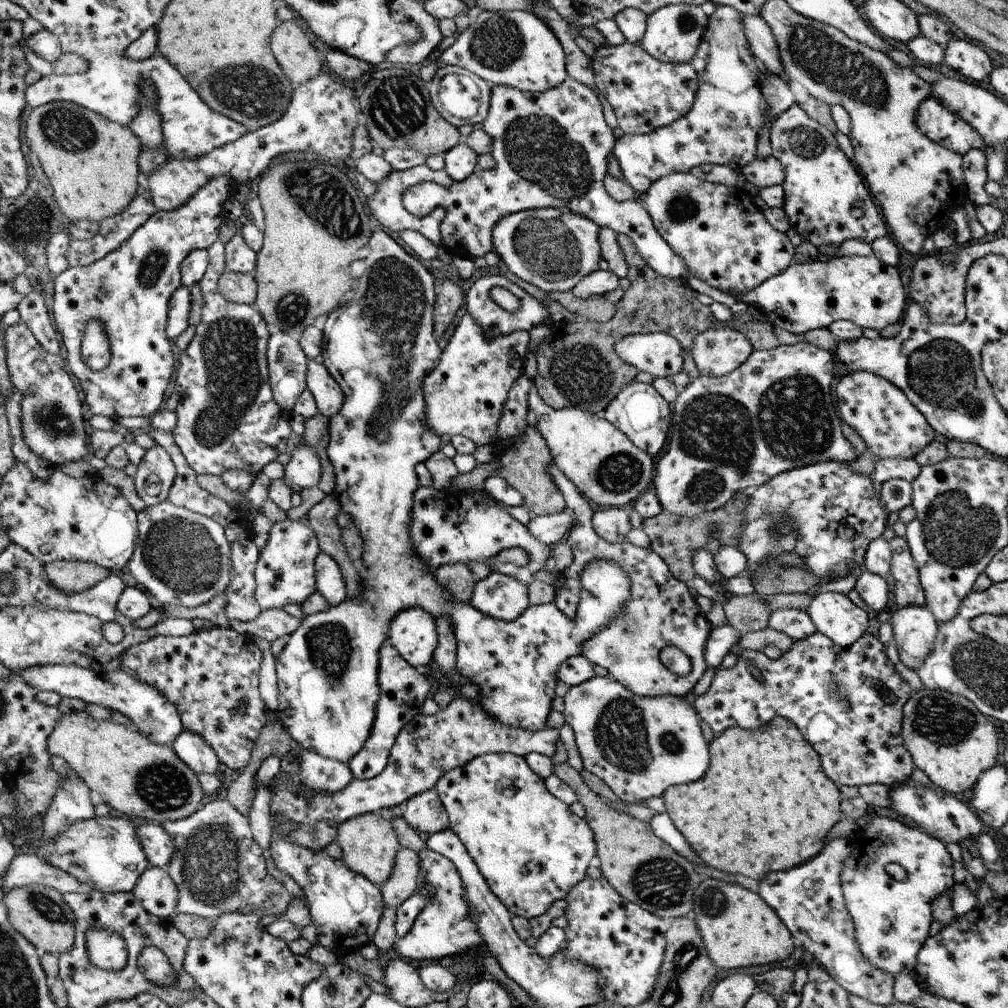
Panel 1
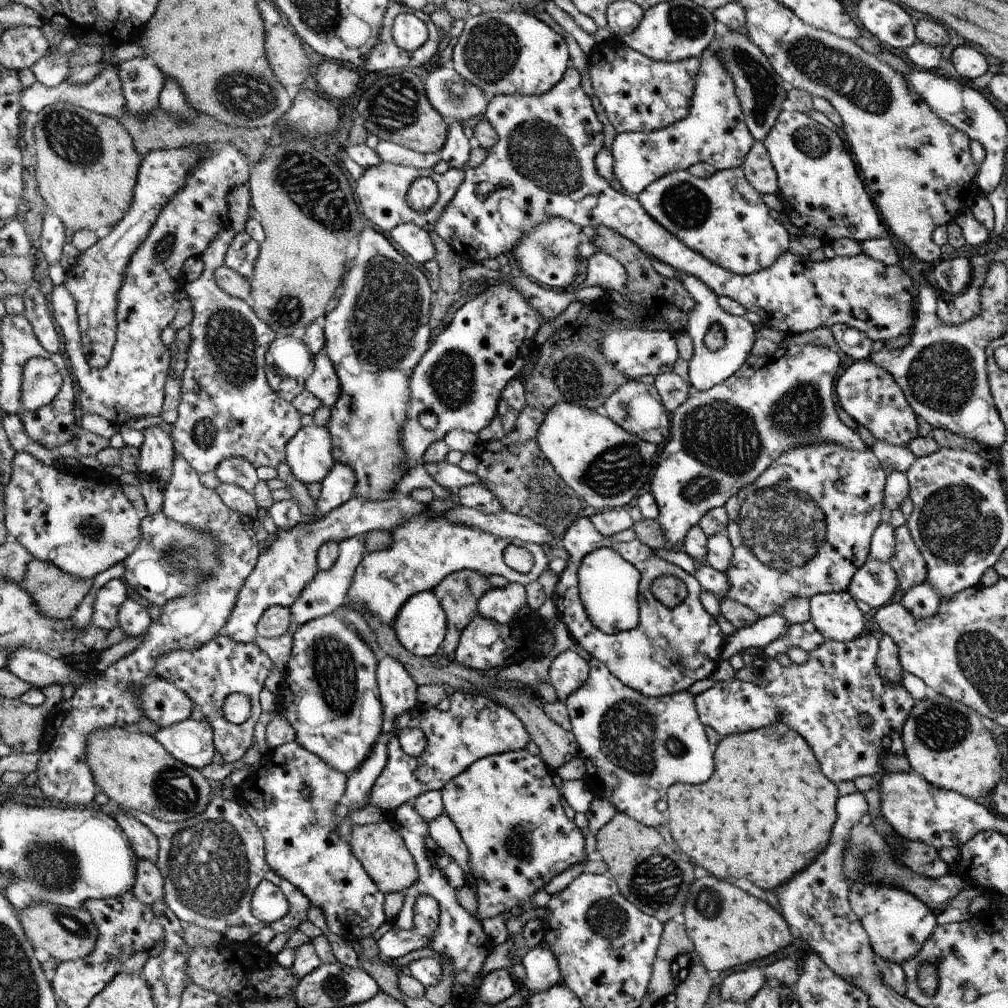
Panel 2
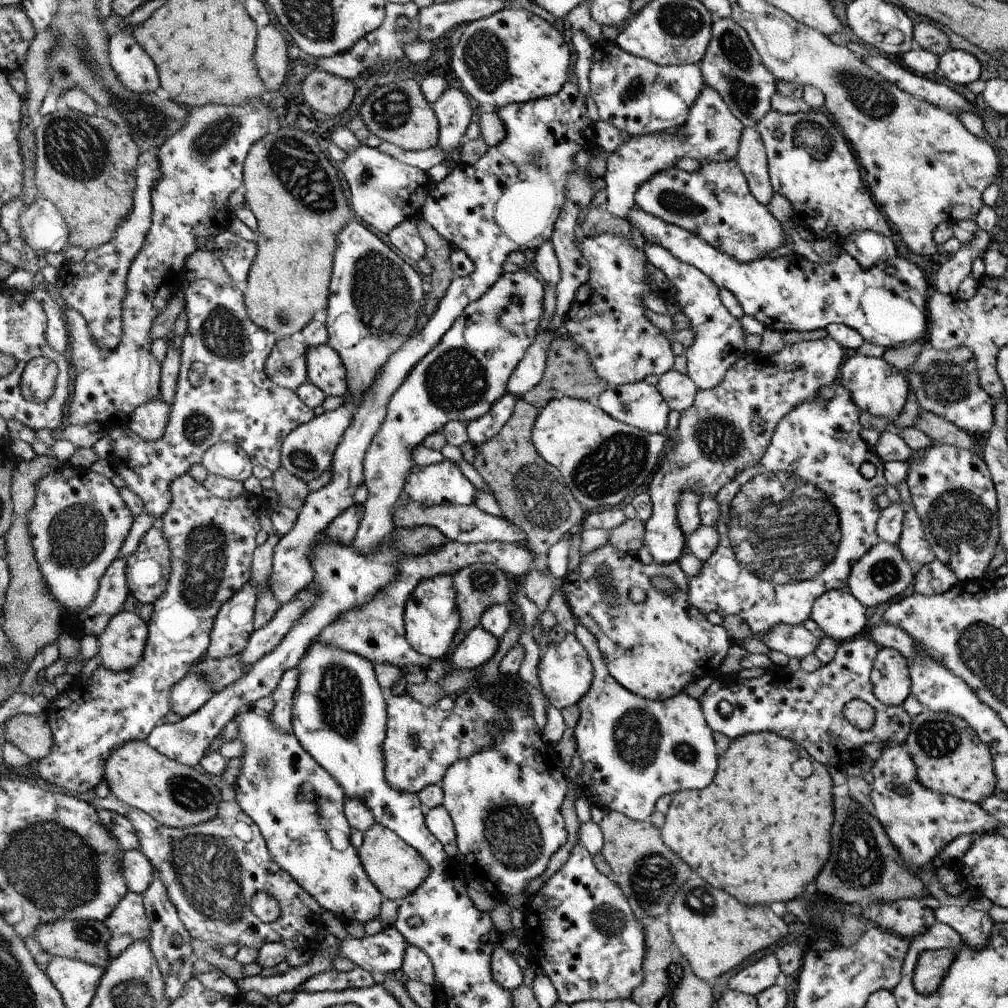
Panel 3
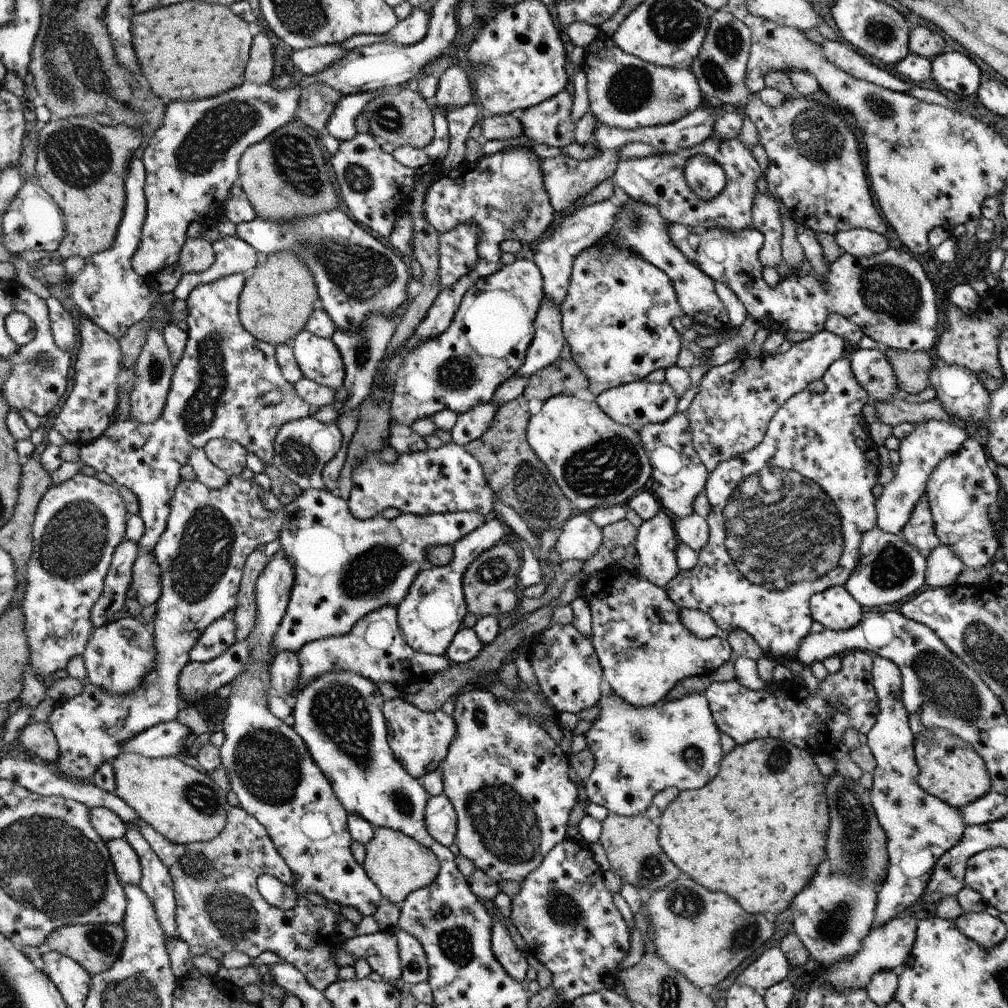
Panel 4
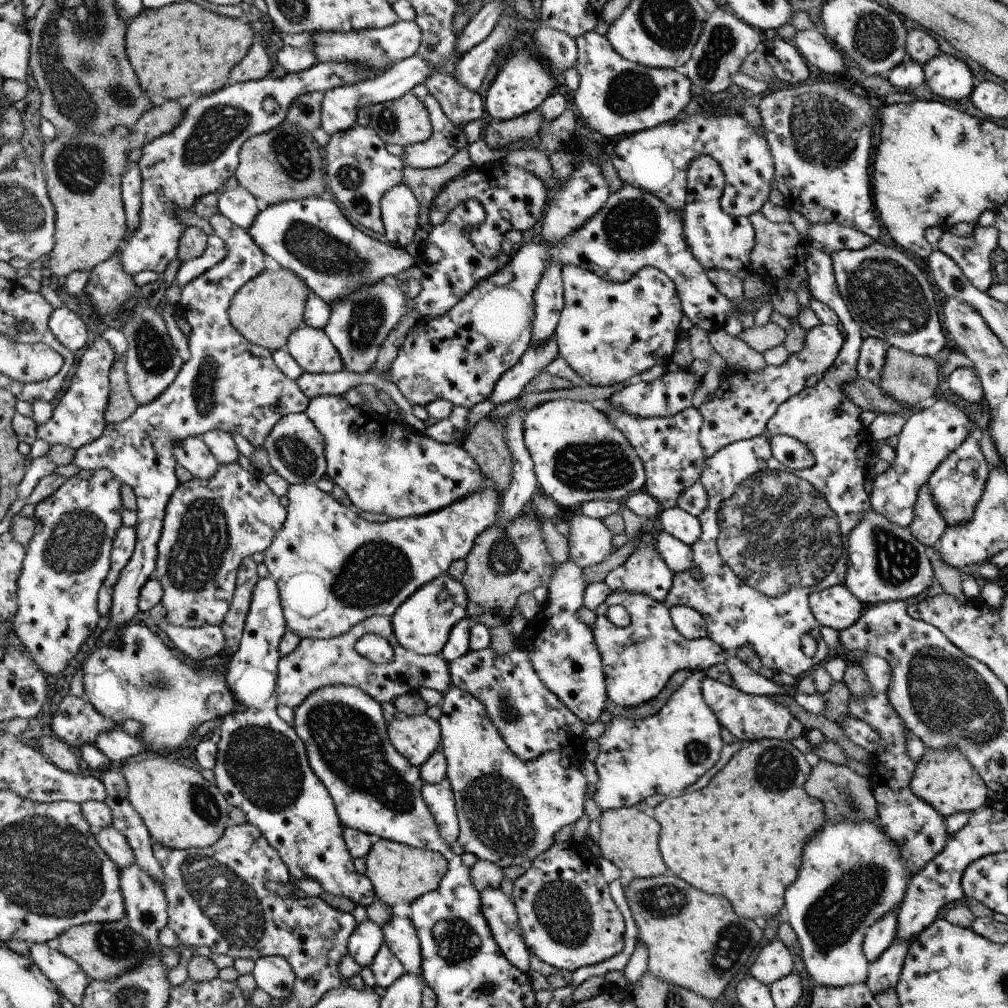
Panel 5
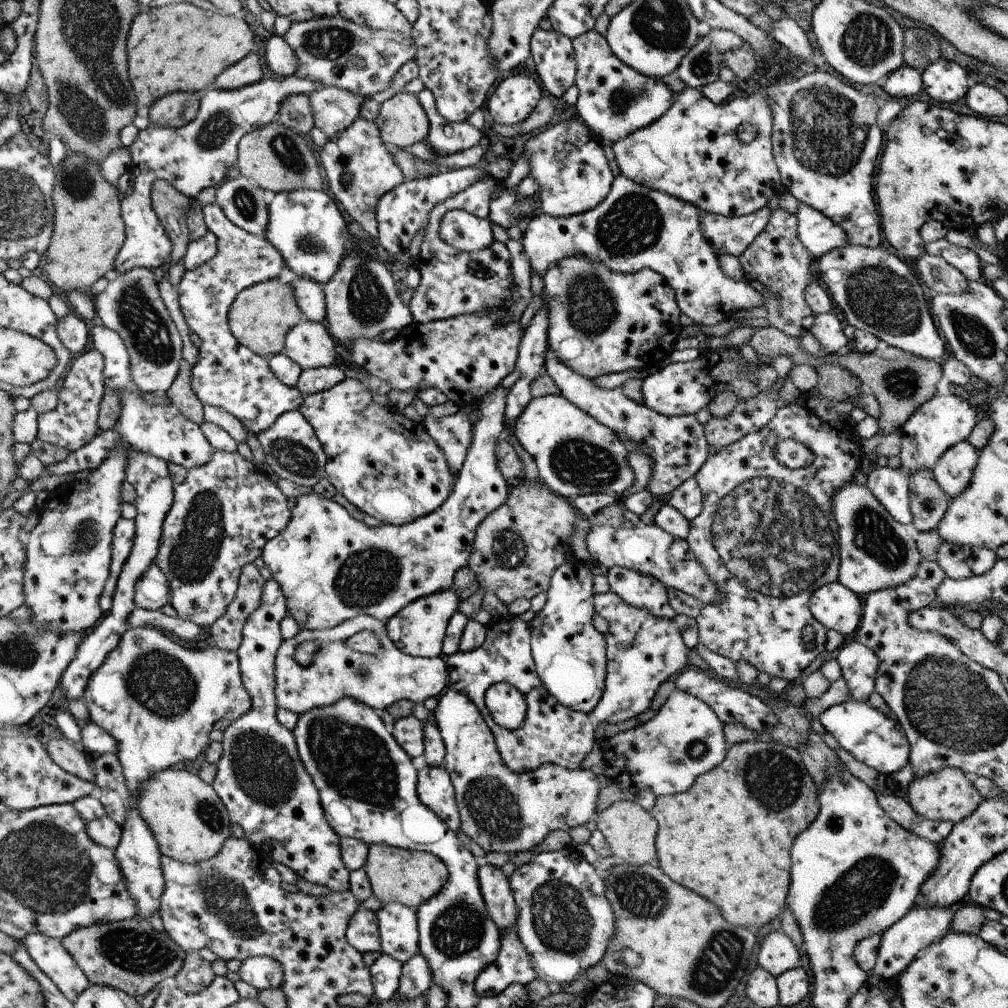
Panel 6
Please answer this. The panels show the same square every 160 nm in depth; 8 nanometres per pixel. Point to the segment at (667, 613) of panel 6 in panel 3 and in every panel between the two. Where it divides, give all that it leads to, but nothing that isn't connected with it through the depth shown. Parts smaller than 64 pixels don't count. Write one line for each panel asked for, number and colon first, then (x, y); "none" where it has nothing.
3: (728, 428)
4: (656, 544)
5: (645, 572)

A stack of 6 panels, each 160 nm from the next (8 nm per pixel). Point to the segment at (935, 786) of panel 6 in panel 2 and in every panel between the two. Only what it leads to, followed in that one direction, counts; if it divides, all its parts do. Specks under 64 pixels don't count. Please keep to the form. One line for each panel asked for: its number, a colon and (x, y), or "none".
2: (948, 745)
3: (951, 759)
4: (950, 768)
5: (945, 779)

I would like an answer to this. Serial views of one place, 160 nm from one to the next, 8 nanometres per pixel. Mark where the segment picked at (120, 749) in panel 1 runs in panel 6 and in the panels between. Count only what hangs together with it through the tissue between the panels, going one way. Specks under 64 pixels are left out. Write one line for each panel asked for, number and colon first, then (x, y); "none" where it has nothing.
2: (133, 769)
3: (176, 795)
4: (183, 804)
5: (182, 810)
6: (189, 820)

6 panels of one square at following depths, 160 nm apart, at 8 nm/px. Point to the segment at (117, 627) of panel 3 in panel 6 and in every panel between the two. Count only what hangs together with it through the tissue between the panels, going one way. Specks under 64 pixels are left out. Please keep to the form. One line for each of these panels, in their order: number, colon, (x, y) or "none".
4: (121, 654)
5: (141, 679)
6: (158, 699)

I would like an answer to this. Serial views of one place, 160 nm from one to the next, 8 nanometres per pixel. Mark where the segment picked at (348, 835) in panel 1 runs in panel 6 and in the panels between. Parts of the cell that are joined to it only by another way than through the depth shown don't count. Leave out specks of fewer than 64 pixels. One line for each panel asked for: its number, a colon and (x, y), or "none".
2: (380, 847)
3: (397, 869)
4: (399, 865)
5: (400, 874)
6: (397, 875)

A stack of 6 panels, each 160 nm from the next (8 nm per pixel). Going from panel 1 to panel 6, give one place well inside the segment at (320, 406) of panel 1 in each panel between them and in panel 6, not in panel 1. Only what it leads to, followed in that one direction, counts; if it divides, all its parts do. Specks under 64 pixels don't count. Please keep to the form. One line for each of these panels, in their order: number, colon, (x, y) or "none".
2: (324, 381)
3: (325, 369)
4: (319, 359)
5: (311, 349)
6: (309, 344)

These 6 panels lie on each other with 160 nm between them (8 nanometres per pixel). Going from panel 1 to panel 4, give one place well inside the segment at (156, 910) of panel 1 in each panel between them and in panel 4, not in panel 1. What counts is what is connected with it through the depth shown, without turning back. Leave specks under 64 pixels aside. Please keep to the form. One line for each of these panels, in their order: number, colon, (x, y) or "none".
2: (149, 887)
3: (138, 870)
4: (126, 860)

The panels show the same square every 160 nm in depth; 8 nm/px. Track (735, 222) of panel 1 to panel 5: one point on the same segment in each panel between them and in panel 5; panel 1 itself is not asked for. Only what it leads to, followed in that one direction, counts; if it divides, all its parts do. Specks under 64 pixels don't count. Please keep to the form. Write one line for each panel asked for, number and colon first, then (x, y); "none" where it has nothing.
2: (722, 217)
3: (716, 203)
4: (659, 180)
5: (656, 160)

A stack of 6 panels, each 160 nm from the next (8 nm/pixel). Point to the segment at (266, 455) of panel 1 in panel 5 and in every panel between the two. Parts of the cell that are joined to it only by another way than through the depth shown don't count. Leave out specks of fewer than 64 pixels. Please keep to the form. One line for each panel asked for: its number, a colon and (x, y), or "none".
2: (227, 409)
3: (223, 393)
4: (218, 389)
5: (228, 384)

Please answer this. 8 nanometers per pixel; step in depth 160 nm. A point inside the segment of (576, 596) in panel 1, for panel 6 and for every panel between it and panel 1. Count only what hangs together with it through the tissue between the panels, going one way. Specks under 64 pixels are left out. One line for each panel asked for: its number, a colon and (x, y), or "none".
2: (671, 648)
3: (654, 648)
4: (644, 648)
5: (638, 660)
6: (643, 650)

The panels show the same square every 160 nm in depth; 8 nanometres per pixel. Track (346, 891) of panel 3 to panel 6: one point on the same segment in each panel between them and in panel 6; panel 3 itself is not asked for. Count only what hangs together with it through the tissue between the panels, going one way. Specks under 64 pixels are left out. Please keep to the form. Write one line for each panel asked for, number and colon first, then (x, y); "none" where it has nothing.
4: (271, 771)
5: (262, 768)
6: (260, 777)

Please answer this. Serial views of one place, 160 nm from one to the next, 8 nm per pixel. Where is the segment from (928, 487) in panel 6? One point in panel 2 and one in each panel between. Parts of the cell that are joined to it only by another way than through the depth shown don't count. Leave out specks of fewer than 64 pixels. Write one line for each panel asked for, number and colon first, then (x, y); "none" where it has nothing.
2: (909, 564)
3: (917, 552)
4: (920, 532)
5: (929, 525)

